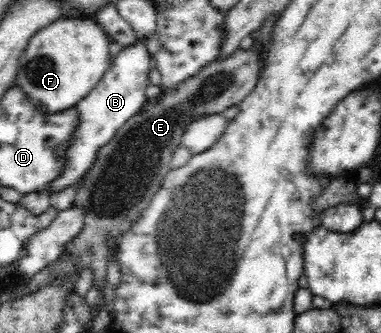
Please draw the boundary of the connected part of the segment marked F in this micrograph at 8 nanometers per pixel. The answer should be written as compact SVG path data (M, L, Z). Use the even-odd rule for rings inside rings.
M90 17L62 18L30 38L26 50L20 58L16 86L22 88L34 102L43 102L50 113L72 108L90 95L90 92L105 76L106 70L110 69L112 63L108 45L111 41L108 33Z

